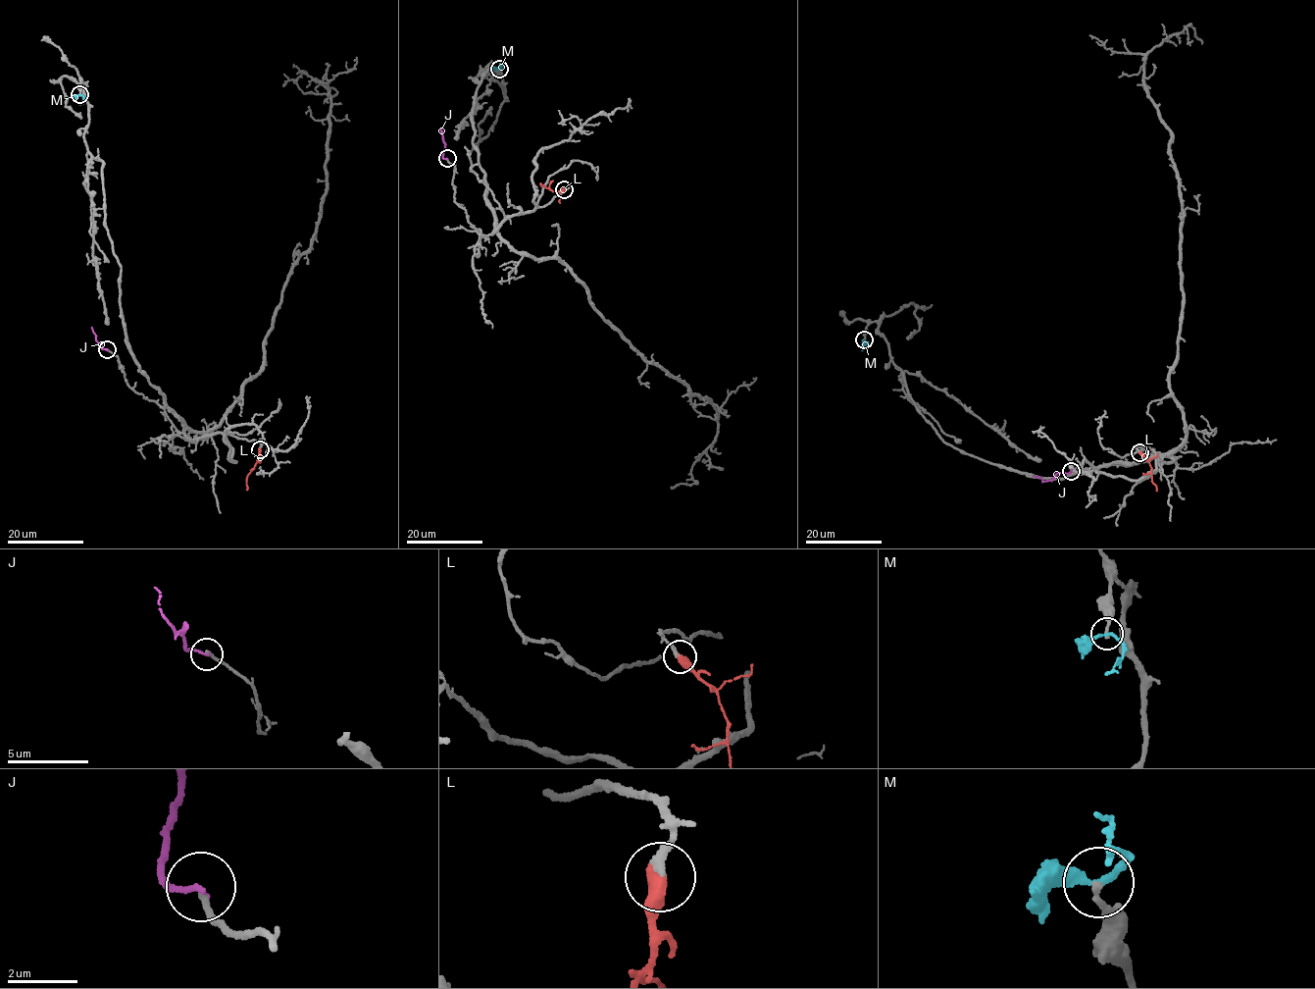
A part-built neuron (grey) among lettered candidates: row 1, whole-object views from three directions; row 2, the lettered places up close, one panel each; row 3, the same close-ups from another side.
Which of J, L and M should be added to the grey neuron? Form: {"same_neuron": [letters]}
{"same_neuron": ["J", "L"]}

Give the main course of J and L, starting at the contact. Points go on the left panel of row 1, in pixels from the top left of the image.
J: (107, 349), (102, 348), (91, 327)
L: (260, 449), (247, 477), (246, 490)

